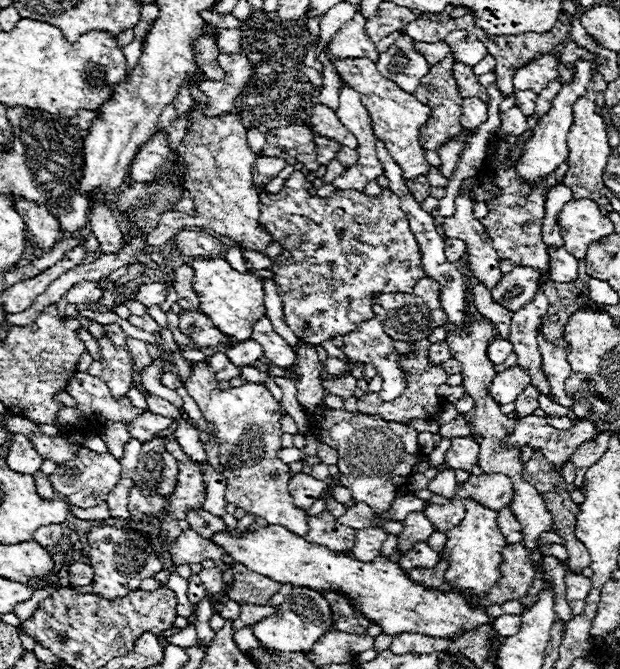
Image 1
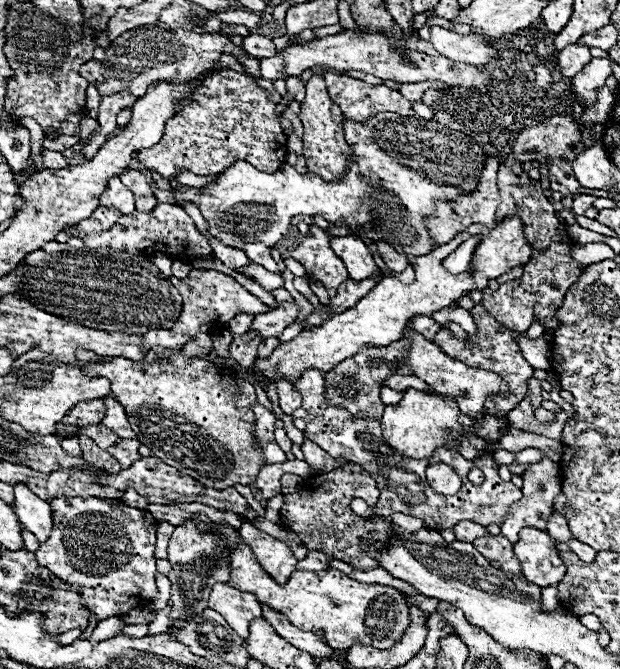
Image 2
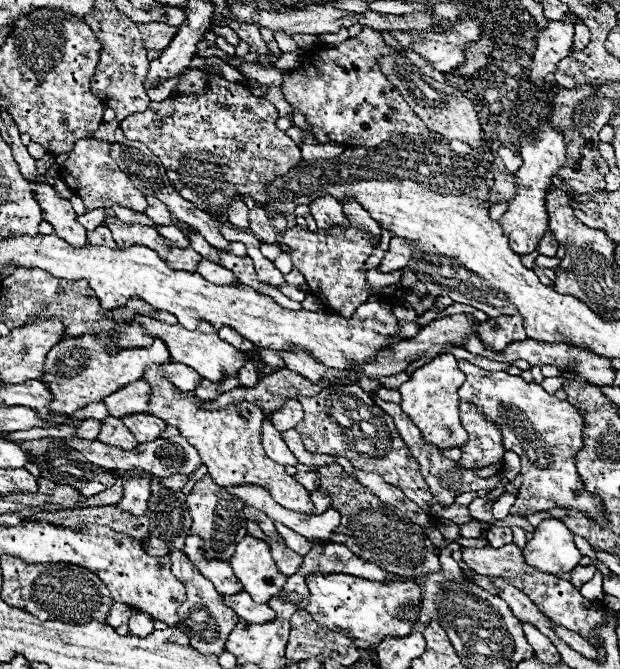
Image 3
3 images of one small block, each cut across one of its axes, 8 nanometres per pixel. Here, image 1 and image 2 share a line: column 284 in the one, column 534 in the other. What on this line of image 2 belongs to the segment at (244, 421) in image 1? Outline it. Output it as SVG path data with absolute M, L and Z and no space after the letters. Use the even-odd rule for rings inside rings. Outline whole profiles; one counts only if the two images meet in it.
M546 454L542 458L542 462L530 464L530 470L524 472L524 486L522 486L522 494L524 498L520 498L518 502L514 502L504 518L504 522L500 524L502 536L506 536L510 542L518 540L518 532L522 528L538 528L538 530L546 530L552 506L554 506L554 496L560 492L560 478L558 478L558 464L552 462Z

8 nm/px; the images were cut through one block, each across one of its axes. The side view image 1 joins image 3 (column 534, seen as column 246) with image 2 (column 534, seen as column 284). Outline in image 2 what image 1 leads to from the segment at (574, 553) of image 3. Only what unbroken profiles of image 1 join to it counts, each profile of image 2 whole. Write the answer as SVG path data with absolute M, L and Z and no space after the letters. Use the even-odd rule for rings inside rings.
M520 530L520 540L514 544L514 554L520 562L520 572L540 588L556 586L566 574L566 566L560 560L552 538L542 530Z

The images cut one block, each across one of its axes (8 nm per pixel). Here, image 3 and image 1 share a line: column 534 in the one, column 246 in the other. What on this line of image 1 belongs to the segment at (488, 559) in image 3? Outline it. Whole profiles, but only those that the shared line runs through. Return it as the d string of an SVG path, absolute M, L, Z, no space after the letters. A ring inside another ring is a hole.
M242 564L234 566L234 588L230 590L230 598L242 604L266 606L268 600L280 590L282 584L268 580L266 576L256 576L256 572L248 572Z

